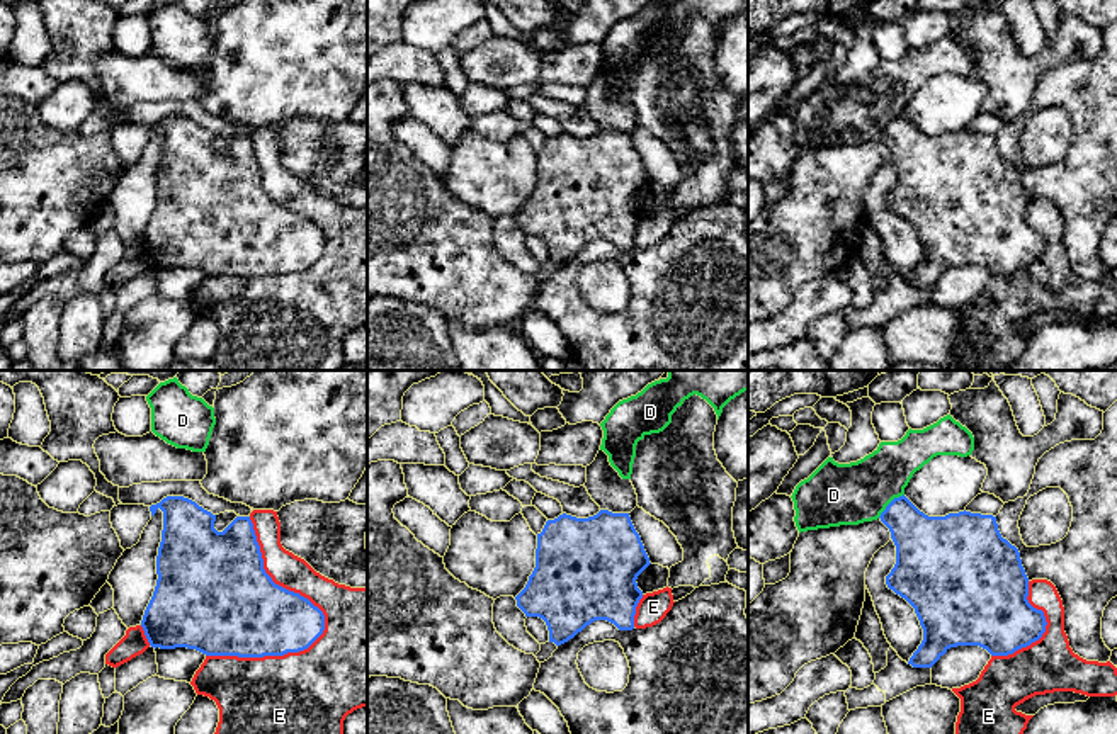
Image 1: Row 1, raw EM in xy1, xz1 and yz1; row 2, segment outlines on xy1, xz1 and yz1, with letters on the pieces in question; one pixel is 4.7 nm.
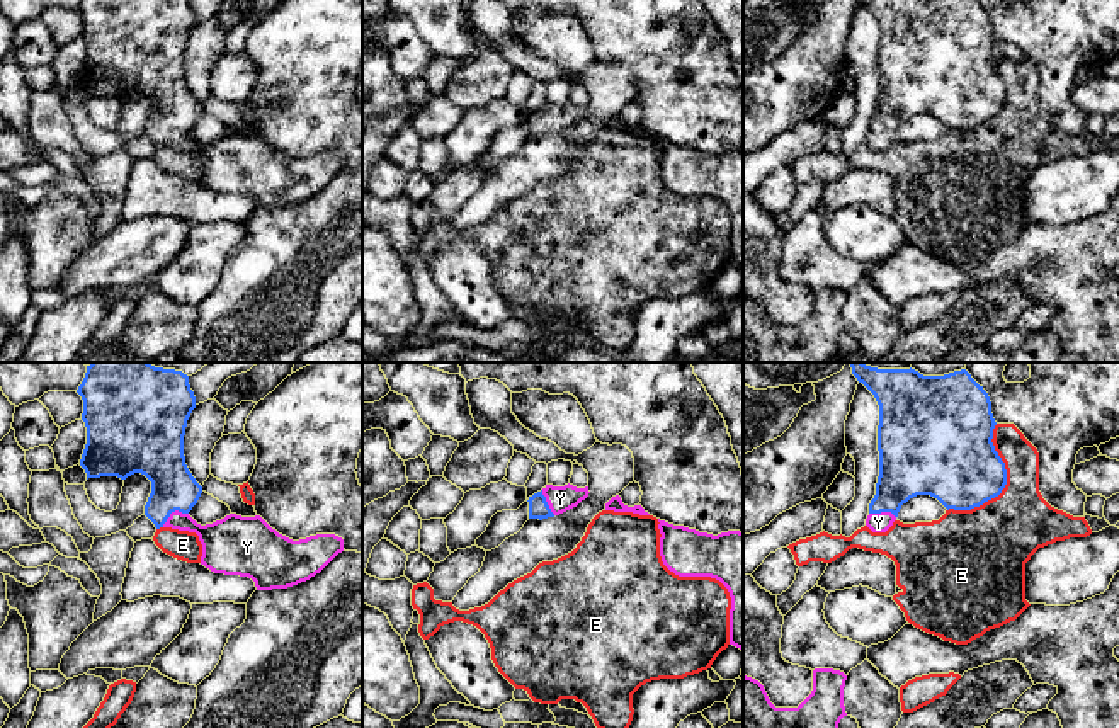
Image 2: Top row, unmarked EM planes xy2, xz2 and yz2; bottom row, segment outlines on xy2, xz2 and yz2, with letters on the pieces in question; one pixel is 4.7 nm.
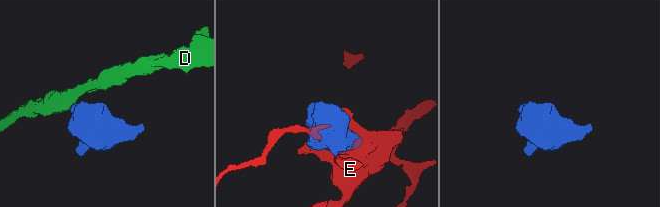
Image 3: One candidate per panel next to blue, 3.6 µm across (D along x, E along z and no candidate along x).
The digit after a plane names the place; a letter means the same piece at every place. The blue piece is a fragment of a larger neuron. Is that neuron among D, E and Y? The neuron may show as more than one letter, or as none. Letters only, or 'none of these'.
Y

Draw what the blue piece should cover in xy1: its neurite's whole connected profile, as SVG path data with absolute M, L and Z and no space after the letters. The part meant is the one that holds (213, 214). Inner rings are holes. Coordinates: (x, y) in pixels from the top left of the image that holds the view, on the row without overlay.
M167 116L151 124L151 136L163 131L162 161L156 175L156 206L145 229L141 246L151 267L196 268L206 275L264 277L308 268L325 250L325 234L308 217L272 200L250 136L236 136L223 151L214 148L216 134L184 116Z

